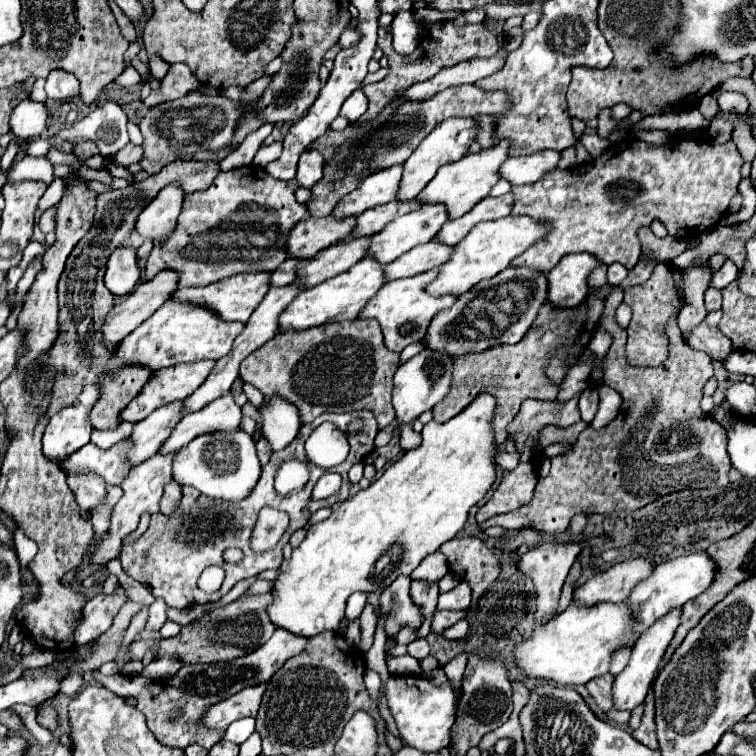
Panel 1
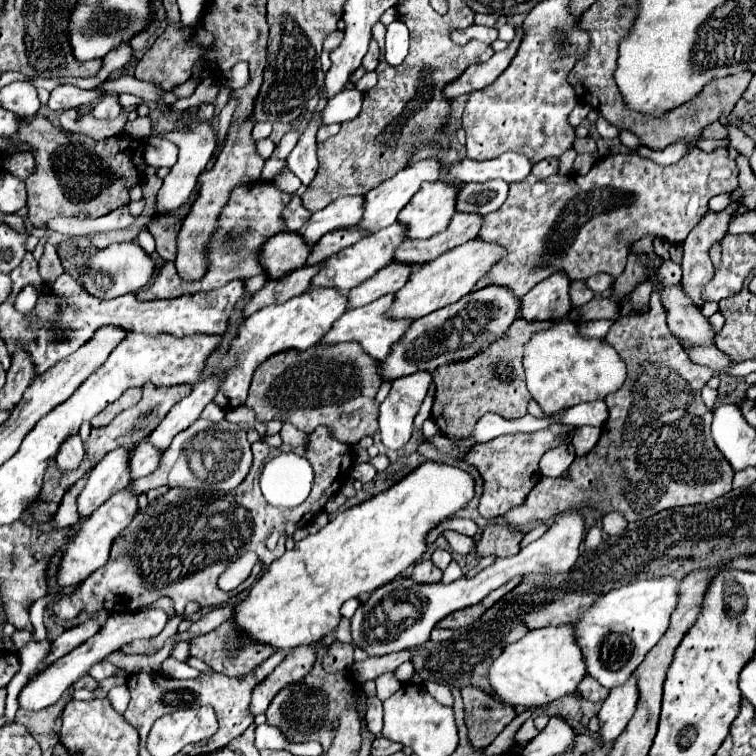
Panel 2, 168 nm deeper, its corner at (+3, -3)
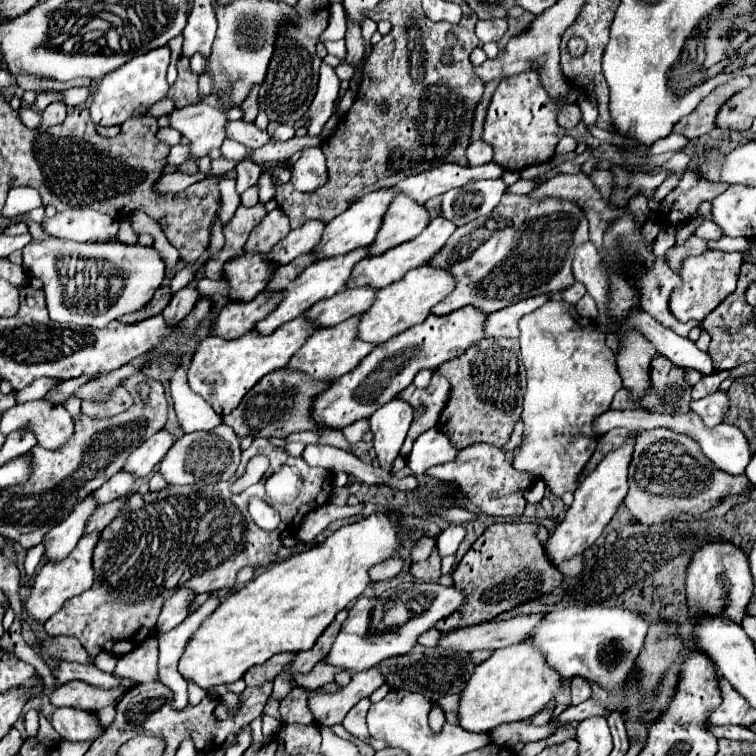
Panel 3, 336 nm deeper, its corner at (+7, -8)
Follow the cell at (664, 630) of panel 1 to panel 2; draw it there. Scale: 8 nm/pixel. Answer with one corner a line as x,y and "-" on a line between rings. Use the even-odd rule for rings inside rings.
633,678
625,686
609,692
607,700
603,702
603,706
597,714
597,718
599,718
597,734
599,734
601,744
617,740
617,736
623,732
629,718
633,716
635,704
637,704
637,686
635,686

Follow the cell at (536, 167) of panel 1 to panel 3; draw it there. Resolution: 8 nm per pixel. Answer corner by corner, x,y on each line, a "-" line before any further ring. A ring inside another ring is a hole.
493,161
479,167
461,167
457,163
441,163
433,169
415,173
399,181
395,187
401,189
401,193
411,197
413,201
423,205
427,203
427,199
443,195
449,189
463,187
479,179
501,179
503,173
505,173
505,167

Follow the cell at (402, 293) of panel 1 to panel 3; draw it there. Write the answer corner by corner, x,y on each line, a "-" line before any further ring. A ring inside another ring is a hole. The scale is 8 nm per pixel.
355,315
355,317
351,317
339,325
317,329
313,333
313,337
309,337
307,343
291,357
287,367
303,371
315,381
325,381
325,379
333,381
345,373
353,371
361,363
361,359
365,359
375,349
373,343
365,343
363,339
357,339
357,323
359,321
361,321
361,315

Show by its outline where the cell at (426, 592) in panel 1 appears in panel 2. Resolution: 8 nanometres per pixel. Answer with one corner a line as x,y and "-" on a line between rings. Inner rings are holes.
423,560
423,562
415,564
415,568
413,568
415,582
439,582
441,578
443,578
443,572
431,560

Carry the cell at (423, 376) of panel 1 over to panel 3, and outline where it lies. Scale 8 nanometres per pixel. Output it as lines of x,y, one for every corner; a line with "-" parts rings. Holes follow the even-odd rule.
391,399
375,411
371,421
373,447
379,459
379,465
389,471
393,459
399,455
399,449
405,441
407,429
413,421
413,405
405,399

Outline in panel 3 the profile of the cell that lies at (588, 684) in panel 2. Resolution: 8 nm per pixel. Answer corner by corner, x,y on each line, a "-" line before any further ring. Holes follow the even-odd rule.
571,679
571,697
573,697
573,705
579,705
583,701
587,701
591,697
593,689
591,689
591,683
587,679

